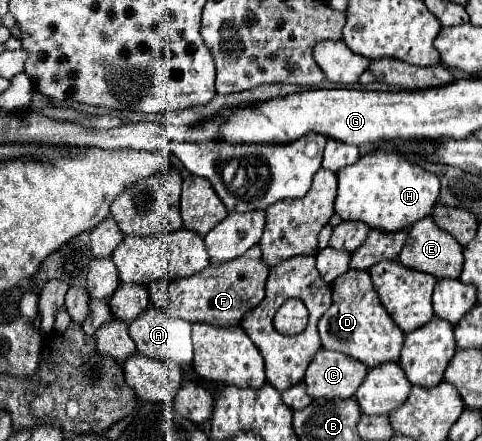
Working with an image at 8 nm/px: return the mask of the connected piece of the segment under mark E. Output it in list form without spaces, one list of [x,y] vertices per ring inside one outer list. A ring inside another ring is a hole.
[[[428,215],[428,219],[420,219],[420,223],[412,225],[408,239],[406,239],[406,245],[404,245],[398,259],[404,267],[412,267],[412,269],[418,269],[418,271],[432,273],[438,279],[444,279],[444,277],[458,279],[460,271],[462,271],[462,263],[464,263],[462,251],[464,251],[464,247],[458,245],[456,239],[450,233],[446,233],[444,229],[440,229],[436,225],[436,221]]]

